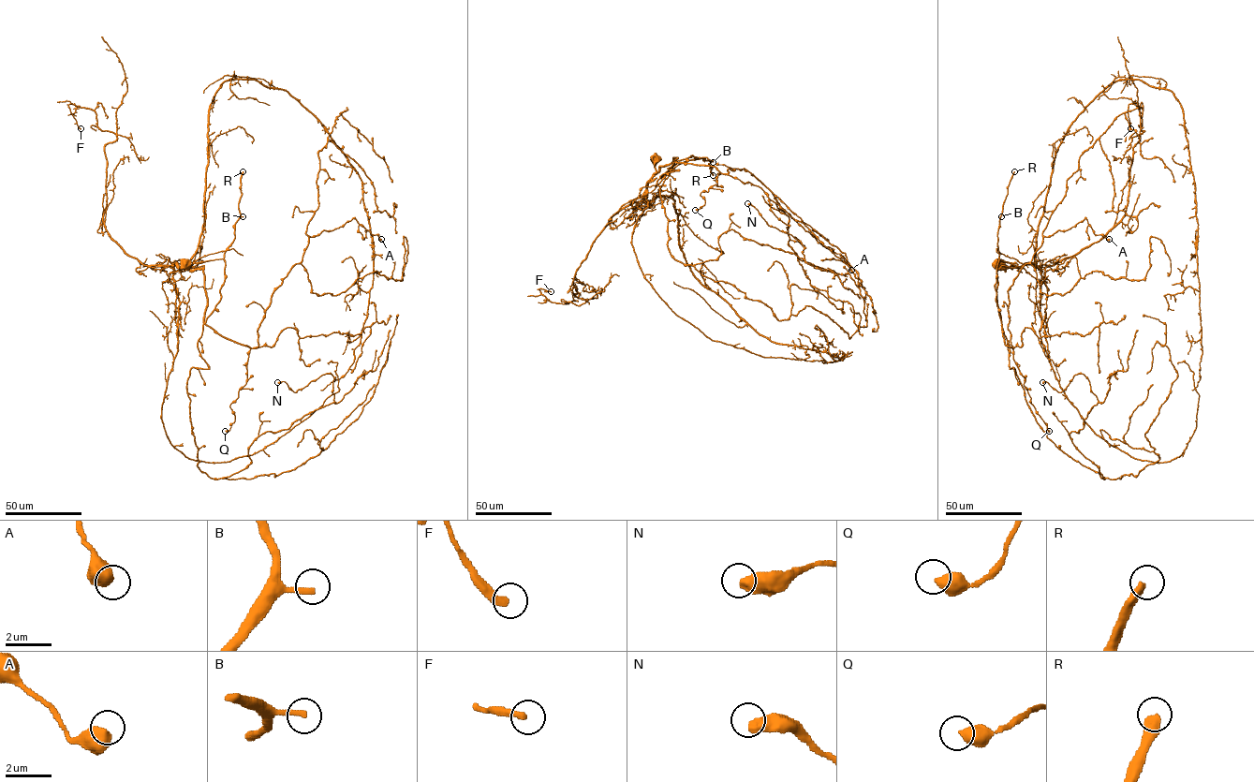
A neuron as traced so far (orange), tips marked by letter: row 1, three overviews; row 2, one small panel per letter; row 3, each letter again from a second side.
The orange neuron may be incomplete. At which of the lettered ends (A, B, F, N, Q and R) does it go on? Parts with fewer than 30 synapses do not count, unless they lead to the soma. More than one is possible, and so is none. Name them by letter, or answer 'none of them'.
B, R

